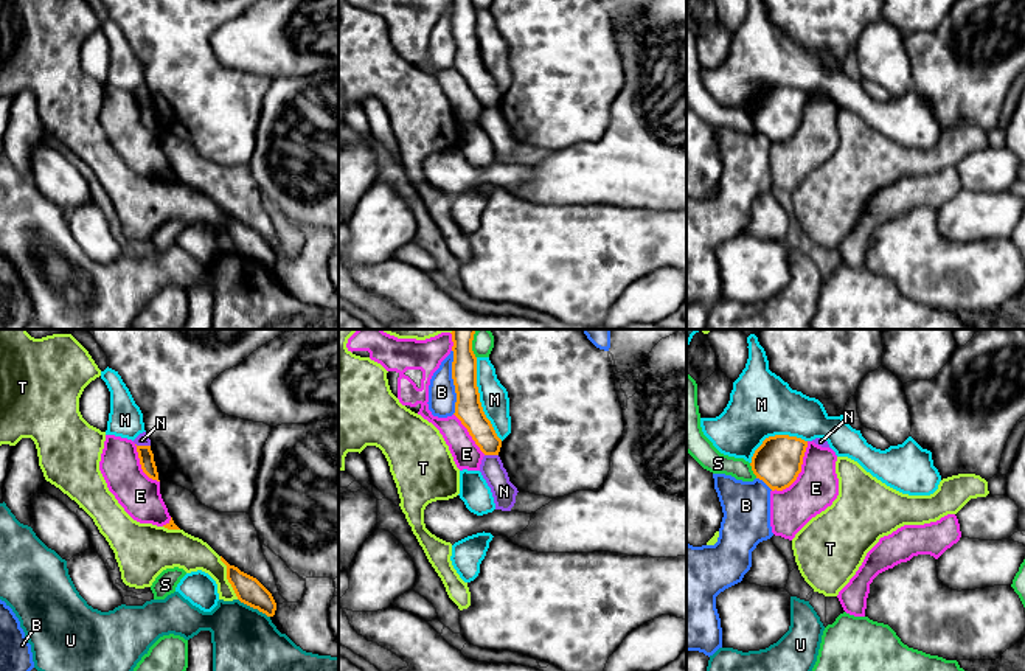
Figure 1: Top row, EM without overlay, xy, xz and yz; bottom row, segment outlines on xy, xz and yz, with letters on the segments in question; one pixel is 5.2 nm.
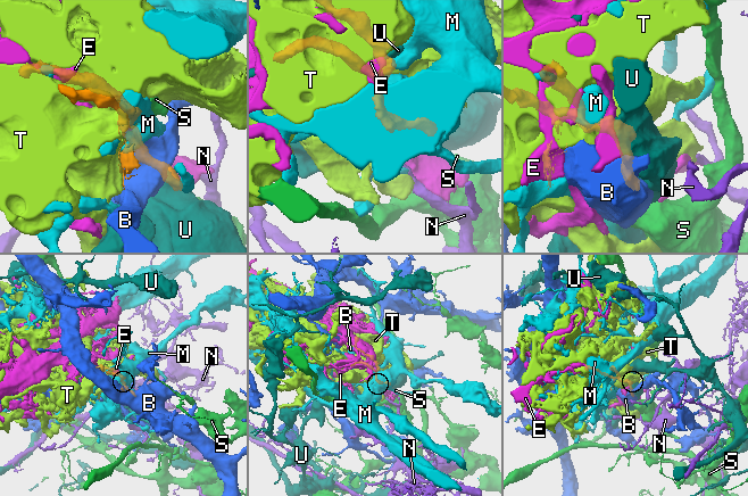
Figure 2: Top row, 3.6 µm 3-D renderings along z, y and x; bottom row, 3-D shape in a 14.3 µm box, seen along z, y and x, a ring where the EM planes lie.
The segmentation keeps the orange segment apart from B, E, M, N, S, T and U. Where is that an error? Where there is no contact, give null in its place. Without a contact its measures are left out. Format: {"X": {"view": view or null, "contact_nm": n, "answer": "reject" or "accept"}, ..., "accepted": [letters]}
{"B": {"view": "xz", "contact_nm": 340, "answer": "reject"}, "E": {"view": "yz", "contact_nm": 320, "answer": "reject"}, "M": {"view": "xz", "contact_nm": 460, "answer": "reject"}, "N": {"view": "xy", "contact_nm": 80, "answer": "reject"}, "S": {"view": "yz", "contact_nm": 90, "answer": "reject"}, "T": {"view": "xy", "contact_nm": 240, "answer": "reject"}, "U": {"view": "xy", "contact_nm": 190, "answer": "reject"}, "accepted": []}

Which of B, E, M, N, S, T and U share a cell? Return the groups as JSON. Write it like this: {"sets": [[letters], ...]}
{"sets": [["B"], ["E"], ["M"], ["N"], ["S"], ["T"], ["U"]]}

